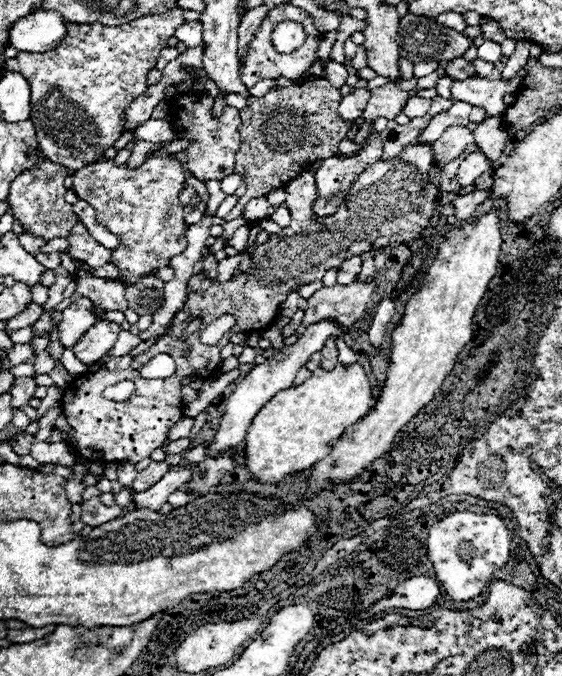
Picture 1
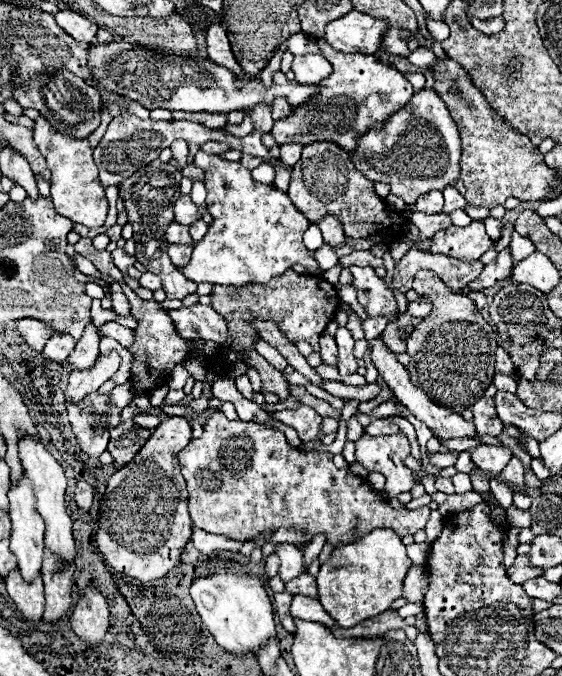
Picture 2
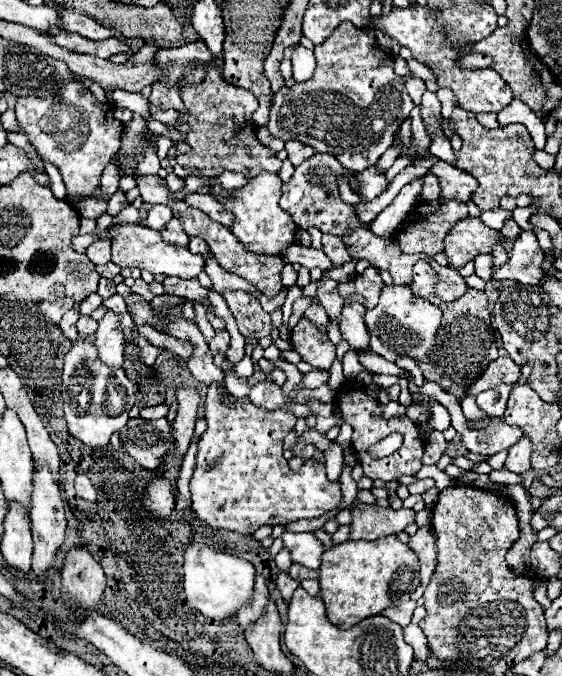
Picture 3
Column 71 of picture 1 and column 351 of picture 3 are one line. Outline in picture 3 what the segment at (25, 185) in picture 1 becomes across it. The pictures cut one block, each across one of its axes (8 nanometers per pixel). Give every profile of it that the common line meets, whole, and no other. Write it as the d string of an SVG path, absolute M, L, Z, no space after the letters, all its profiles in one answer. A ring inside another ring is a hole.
M316 152L312 158L308 158L300 166L296 166L294 176L282 186L280 206L286 212L290 212L294 222L304 230L314 226L322 232L328 232L334 236L344 236L344 234L348 234L348 230L354 230L354 226L364 226L364 222L360 222L358 214L354 212L354 206L342 202L342 198L340 198L338 178L346 172L348 170L344 166L340 166L340 162L336 158L332 158L332 154Z

